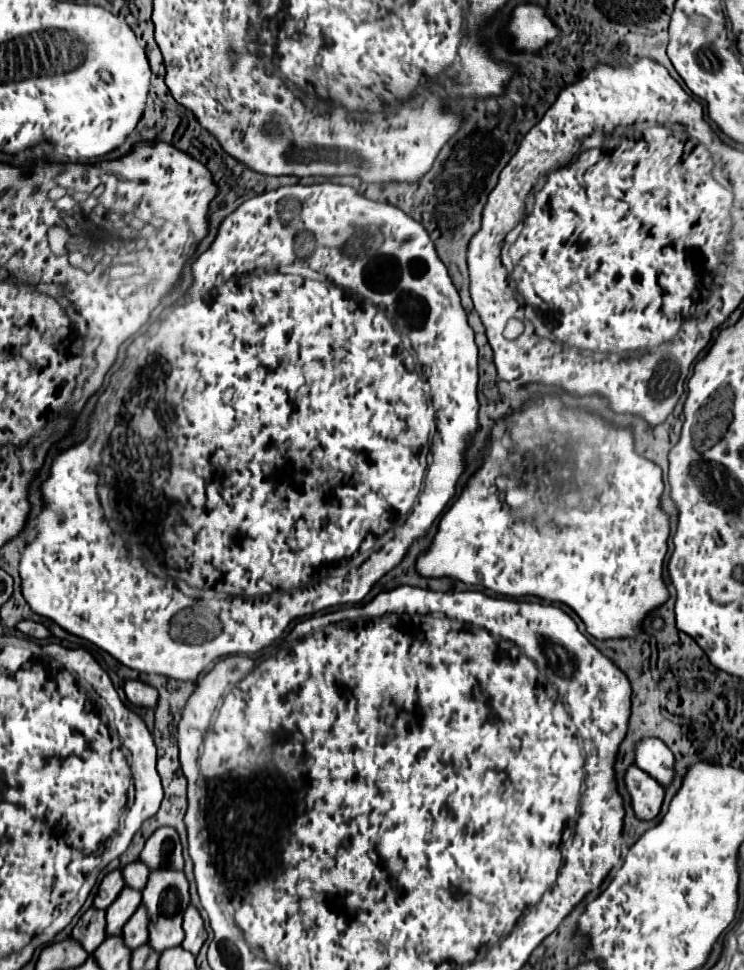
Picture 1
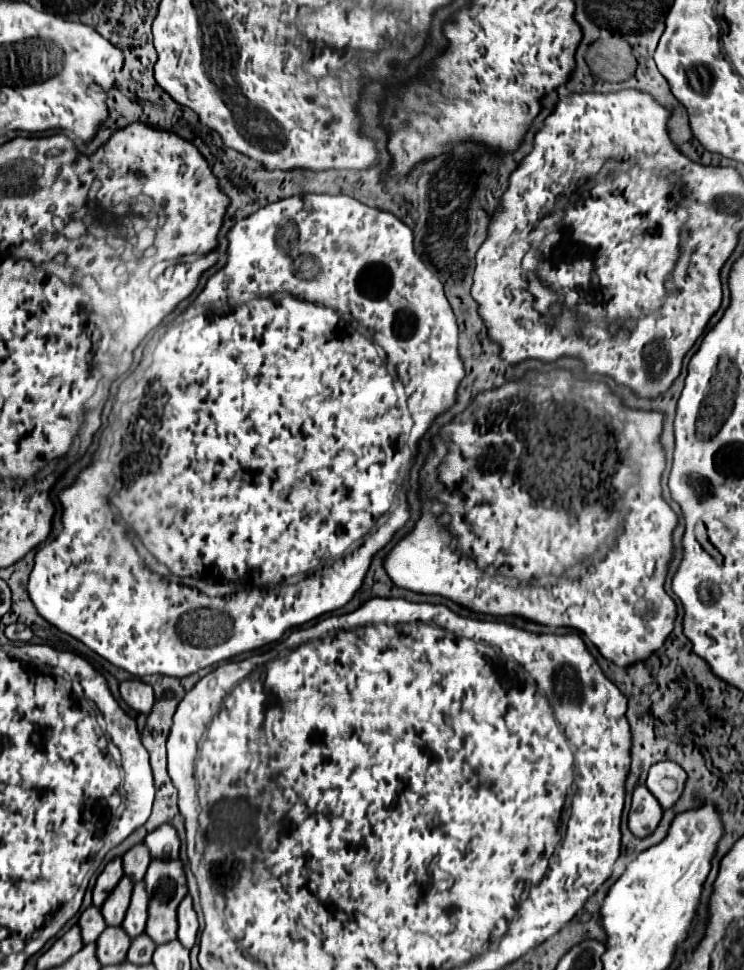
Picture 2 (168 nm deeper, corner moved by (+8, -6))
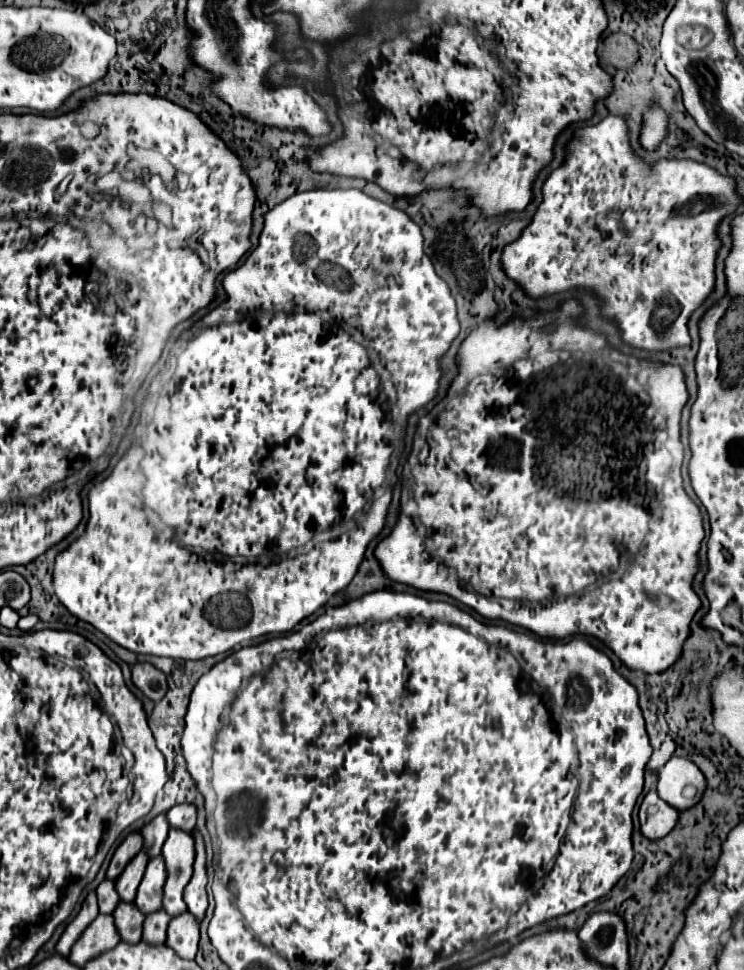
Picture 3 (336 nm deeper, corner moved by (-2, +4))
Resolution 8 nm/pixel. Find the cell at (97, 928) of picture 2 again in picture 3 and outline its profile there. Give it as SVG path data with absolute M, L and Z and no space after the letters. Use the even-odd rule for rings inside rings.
M103 879L97 887L97 897L99 897L99 911L113 913L115 905L119 903L119 893L115 891L115 881Z

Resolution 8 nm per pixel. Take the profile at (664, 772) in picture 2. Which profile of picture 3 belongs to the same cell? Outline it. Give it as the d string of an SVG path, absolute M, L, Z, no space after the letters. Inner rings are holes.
M673 757L659 771L657 795L665 803L675 807L677 811L685 811L685 809L697 805L699 799L703 797L703 791L705 791L705 777L699 771L699 767L695 767L693 761L687 761L687 759L681 759L681 757ZM685 785L695 785L697 787L697 797L695 799L685 799L681 795Z

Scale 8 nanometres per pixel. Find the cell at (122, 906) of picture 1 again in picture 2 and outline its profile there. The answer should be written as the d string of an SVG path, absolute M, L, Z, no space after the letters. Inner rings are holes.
M121 879L117 887L111 891L111 895L107 897L107 901L103 903L101 913L109 927L119 927L123 923L123 917L131 899L131 889L133 889L131 879Z

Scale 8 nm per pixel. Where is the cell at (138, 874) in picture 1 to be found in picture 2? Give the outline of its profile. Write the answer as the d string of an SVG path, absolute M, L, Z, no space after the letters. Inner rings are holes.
M139 843L133 849L129 849L123 855L123 871L125 871L125 877L129 877L133 883L143 881L145 871L149 867L149 861L151 861L151 855L149 855L149 851L147 851L147 847L143 843Z

